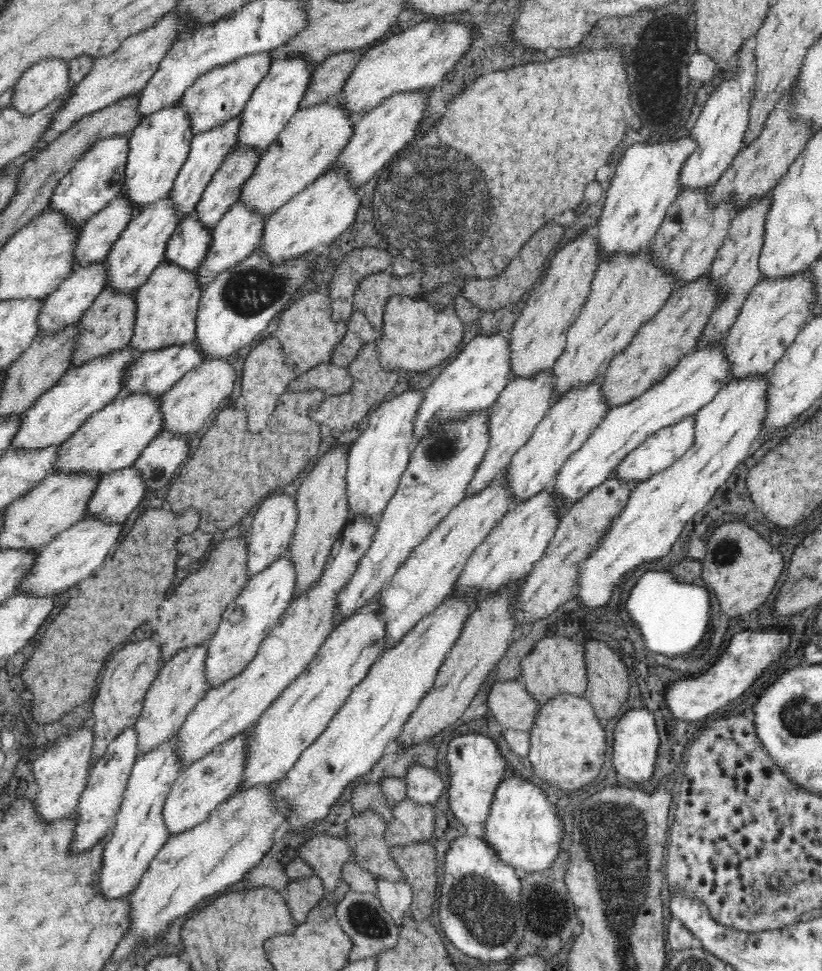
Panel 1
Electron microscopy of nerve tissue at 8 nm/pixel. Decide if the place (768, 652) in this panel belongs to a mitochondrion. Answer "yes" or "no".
no

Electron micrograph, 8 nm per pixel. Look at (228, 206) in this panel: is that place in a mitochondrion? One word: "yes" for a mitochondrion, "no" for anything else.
no

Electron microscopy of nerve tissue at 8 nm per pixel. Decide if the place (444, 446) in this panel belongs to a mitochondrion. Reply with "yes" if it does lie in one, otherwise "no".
yes

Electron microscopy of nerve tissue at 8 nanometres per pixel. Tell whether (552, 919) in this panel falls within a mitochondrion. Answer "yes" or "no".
no

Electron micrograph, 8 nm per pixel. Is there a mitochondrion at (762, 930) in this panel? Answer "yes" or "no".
no

